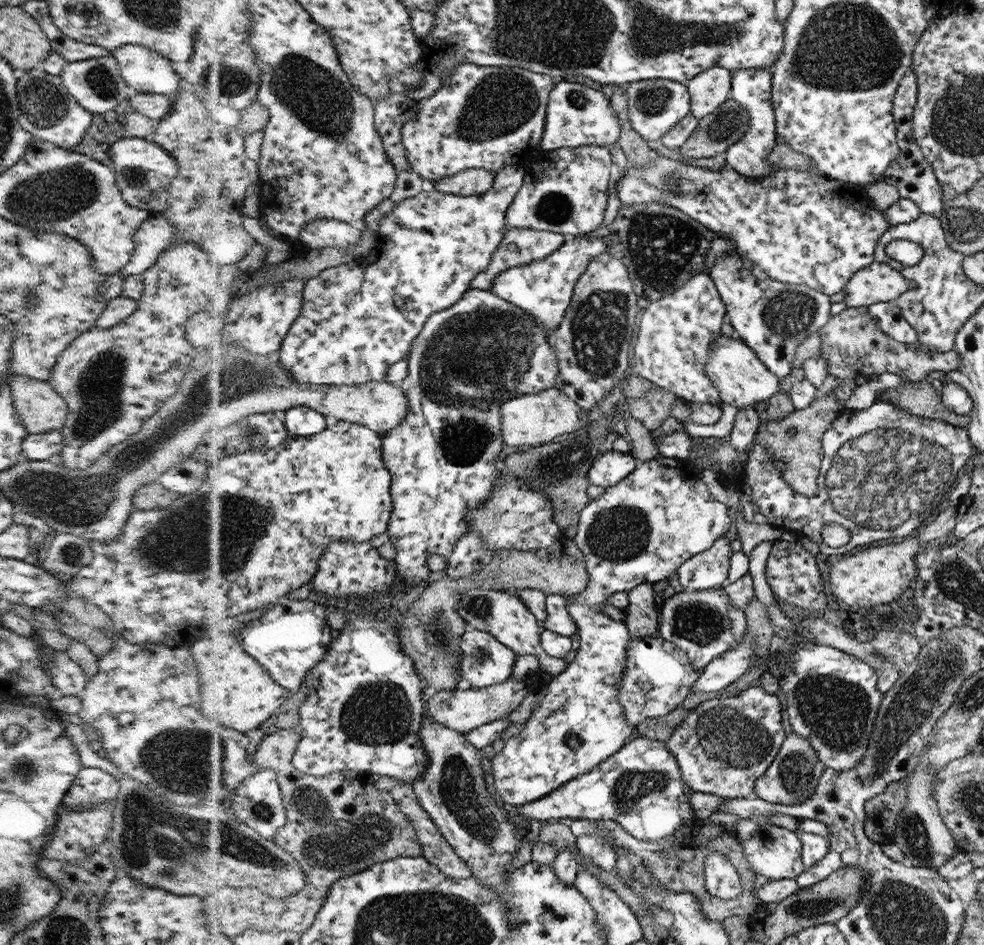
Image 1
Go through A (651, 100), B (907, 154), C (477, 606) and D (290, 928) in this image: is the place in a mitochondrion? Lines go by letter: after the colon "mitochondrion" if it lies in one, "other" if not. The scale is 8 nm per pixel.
A: mitochondrion
B: other
C: mitochondrion
D: other

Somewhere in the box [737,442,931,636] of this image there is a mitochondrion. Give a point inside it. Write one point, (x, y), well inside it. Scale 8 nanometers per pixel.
(890, 617)

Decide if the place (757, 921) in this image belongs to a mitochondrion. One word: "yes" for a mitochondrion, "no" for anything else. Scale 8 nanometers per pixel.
no

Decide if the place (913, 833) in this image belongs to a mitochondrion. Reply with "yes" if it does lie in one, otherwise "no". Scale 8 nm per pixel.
yes

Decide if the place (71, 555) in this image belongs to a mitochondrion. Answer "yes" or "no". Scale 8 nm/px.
yes

